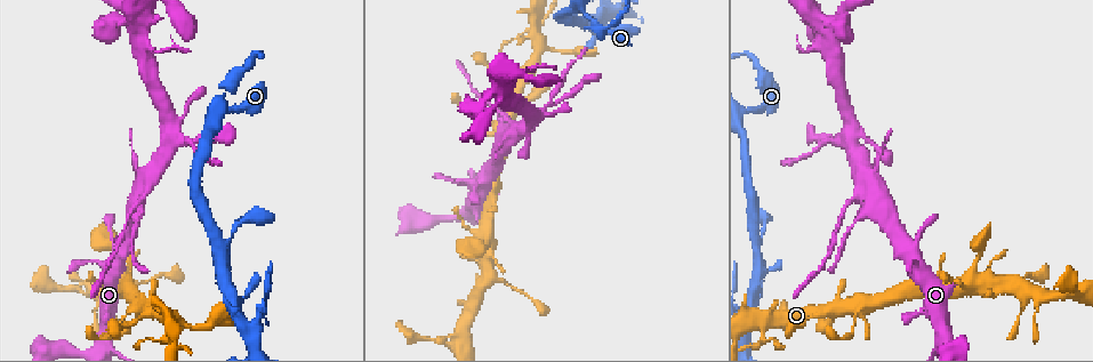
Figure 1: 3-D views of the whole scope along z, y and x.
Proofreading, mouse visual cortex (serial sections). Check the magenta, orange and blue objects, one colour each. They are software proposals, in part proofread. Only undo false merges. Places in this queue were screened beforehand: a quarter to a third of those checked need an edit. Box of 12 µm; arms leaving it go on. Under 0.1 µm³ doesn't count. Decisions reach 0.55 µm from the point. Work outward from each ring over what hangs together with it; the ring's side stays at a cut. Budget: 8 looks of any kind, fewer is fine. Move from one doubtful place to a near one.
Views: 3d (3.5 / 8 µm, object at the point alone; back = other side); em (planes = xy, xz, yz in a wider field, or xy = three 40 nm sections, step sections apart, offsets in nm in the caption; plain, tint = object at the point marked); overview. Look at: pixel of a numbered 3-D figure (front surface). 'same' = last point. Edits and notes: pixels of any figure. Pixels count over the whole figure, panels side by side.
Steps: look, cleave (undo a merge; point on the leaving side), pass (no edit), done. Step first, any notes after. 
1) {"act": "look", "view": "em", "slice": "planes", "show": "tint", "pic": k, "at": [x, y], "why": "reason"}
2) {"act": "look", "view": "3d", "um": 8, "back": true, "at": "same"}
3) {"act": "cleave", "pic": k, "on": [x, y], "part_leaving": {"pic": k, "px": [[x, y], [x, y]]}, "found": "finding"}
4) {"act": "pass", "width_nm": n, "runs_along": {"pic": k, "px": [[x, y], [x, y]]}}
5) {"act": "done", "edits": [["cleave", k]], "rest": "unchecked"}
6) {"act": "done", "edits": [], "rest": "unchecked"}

{"act": "look", "view": "3d", "um": 8, "pic": 1, "at": [756, 245], "why": "three arms meet"}

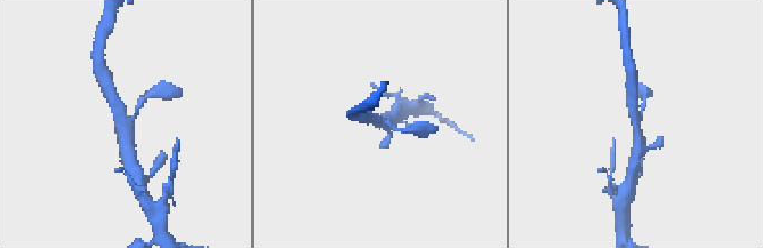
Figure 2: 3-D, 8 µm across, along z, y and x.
{"act": "look", "view": "em", "slice": "xy", "step": 3, "show": "tint", "pic": 2, "at": [639, 118], "arms": 3, "arm_widths_nm": [150, 350, 400], "why": "need the tissue"}

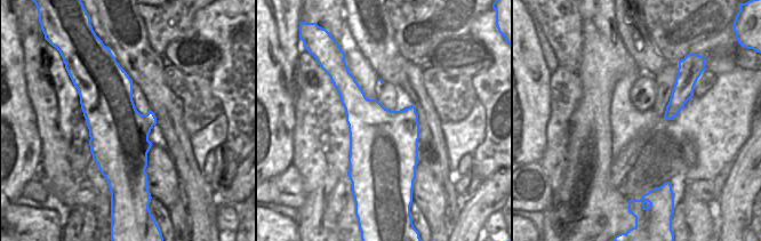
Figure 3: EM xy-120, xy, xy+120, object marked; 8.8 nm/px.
{"act": "pass", "runs_along": {"pic": 2, "px": [[109, 90], [125, 128], [129, 152]]}, "found": "continuous, no second cell"}

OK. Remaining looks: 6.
{"act": "look", "view": "3d", "um": 3.5, "pic": 1, "at": [150, 182], "why": "side arm on a straight run"}

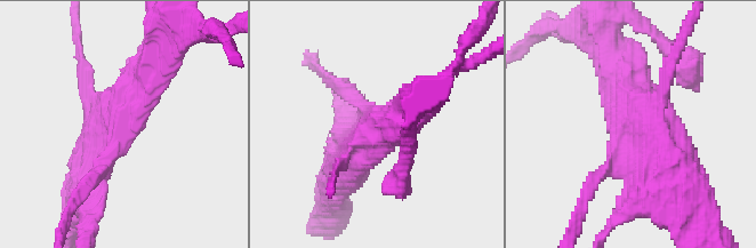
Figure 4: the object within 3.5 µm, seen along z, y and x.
{"act": "look", "view": "em", "slice": "xy", "step": 1, "show": "tint", "pic": 4, "at": [628, 130]}

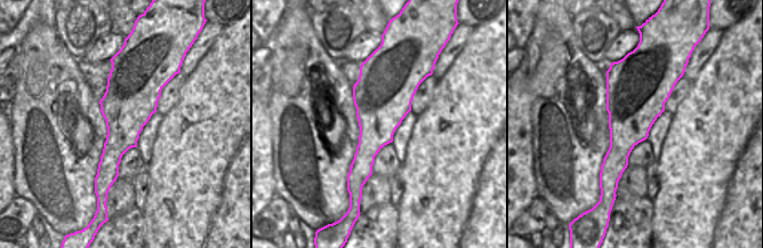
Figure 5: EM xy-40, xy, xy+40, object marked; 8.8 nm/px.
{"act": "pass", "runs_along": {"pic": 4, "px": [[86, 172], [103, 129], [159, 56]]}, "found": "one cell here"}

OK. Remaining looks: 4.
{"act": "look", "view": "3d", "um": 3.5, "back": true, "pic": 1, "at": [481, 247], "why": "calibre changes"}

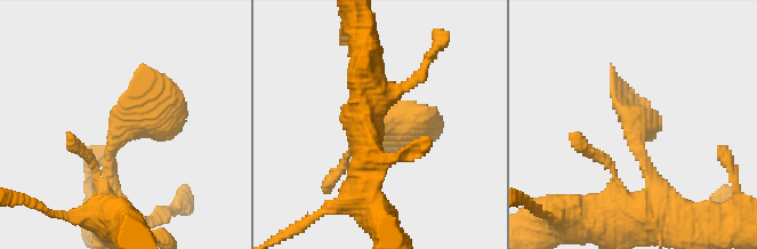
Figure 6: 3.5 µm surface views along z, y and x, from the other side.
{"act": "look", "view": "em", "slice": "planes", "show": "tint", "pic": 6, "at": [121, 131], "why": "shape alone is not enough"}

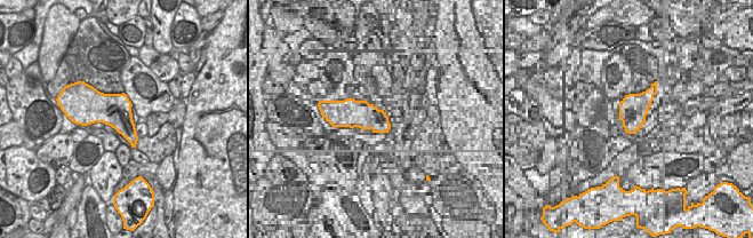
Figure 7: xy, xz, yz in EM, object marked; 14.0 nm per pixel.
{"act": "pass", "runs_along": {"pic": 6, "px": [[109, 216], [109, 150], [158, 111], [154, 79]]}, "found": "all the same cell"}

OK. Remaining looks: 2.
{"act": "done", "edits": [], "rest": "unchecked"}

